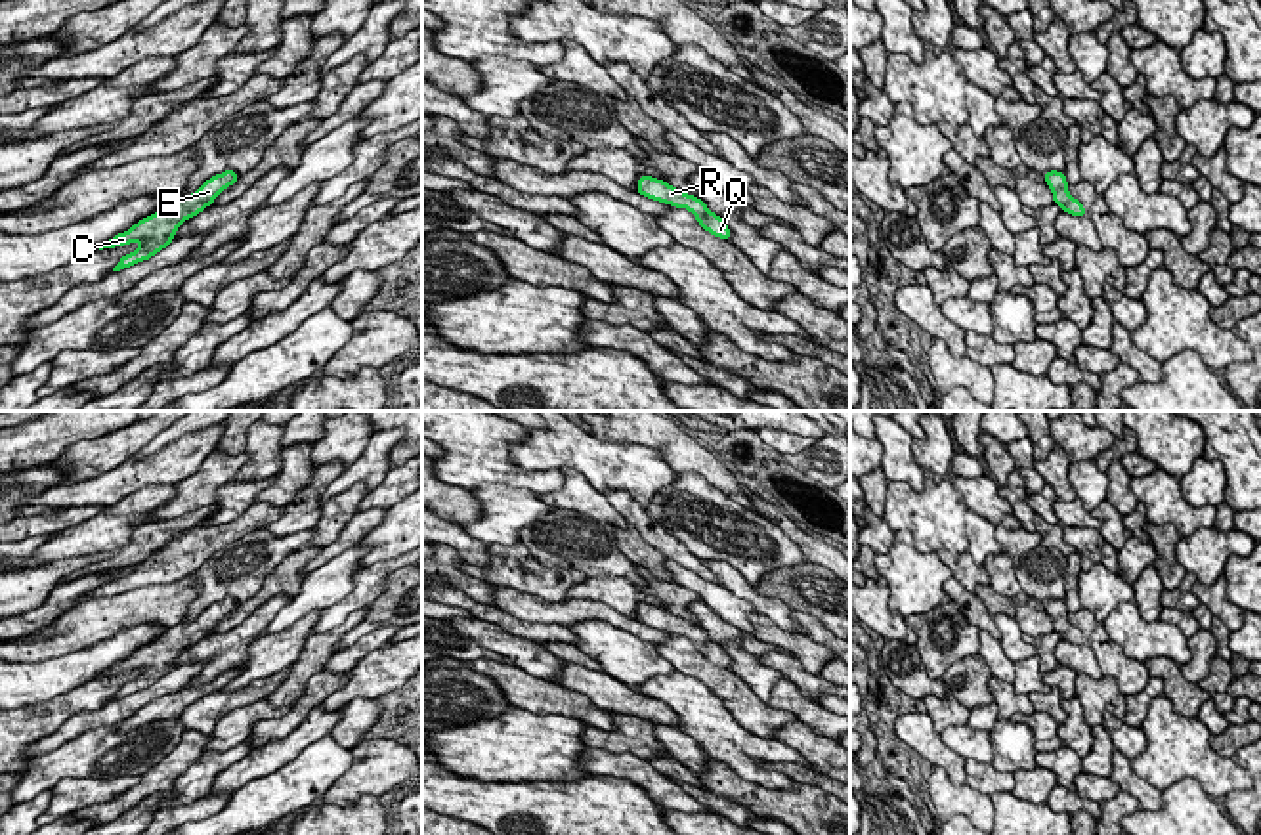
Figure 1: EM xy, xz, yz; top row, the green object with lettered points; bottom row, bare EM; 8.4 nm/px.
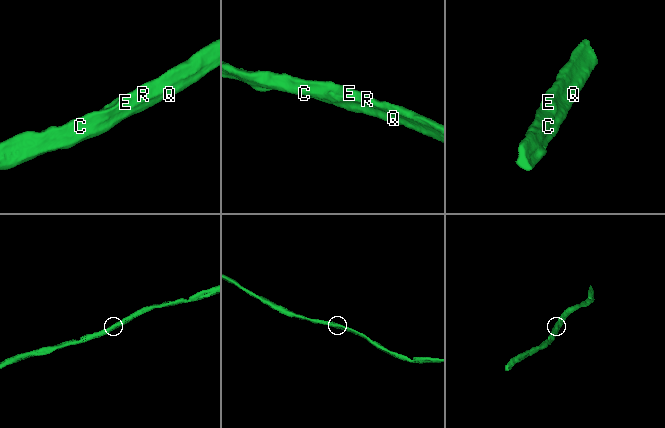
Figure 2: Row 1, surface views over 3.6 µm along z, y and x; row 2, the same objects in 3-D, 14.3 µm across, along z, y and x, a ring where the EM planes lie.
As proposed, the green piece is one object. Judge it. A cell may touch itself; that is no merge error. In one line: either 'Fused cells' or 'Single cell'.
Single cell

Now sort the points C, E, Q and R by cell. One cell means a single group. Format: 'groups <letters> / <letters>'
groups C E Q R

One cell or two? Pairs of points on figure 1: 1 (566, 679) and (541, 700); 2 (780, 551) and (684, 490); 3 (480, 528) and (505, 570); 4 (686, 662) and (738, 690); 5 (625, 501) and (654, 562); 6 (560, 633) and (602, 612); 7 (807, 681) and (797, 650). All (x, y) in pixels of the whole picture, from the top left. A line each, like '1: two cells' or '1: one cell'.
1: two cells
2: one cell
3: two cells
4: one cell
5: two cells
6: two cells
7: two cells

